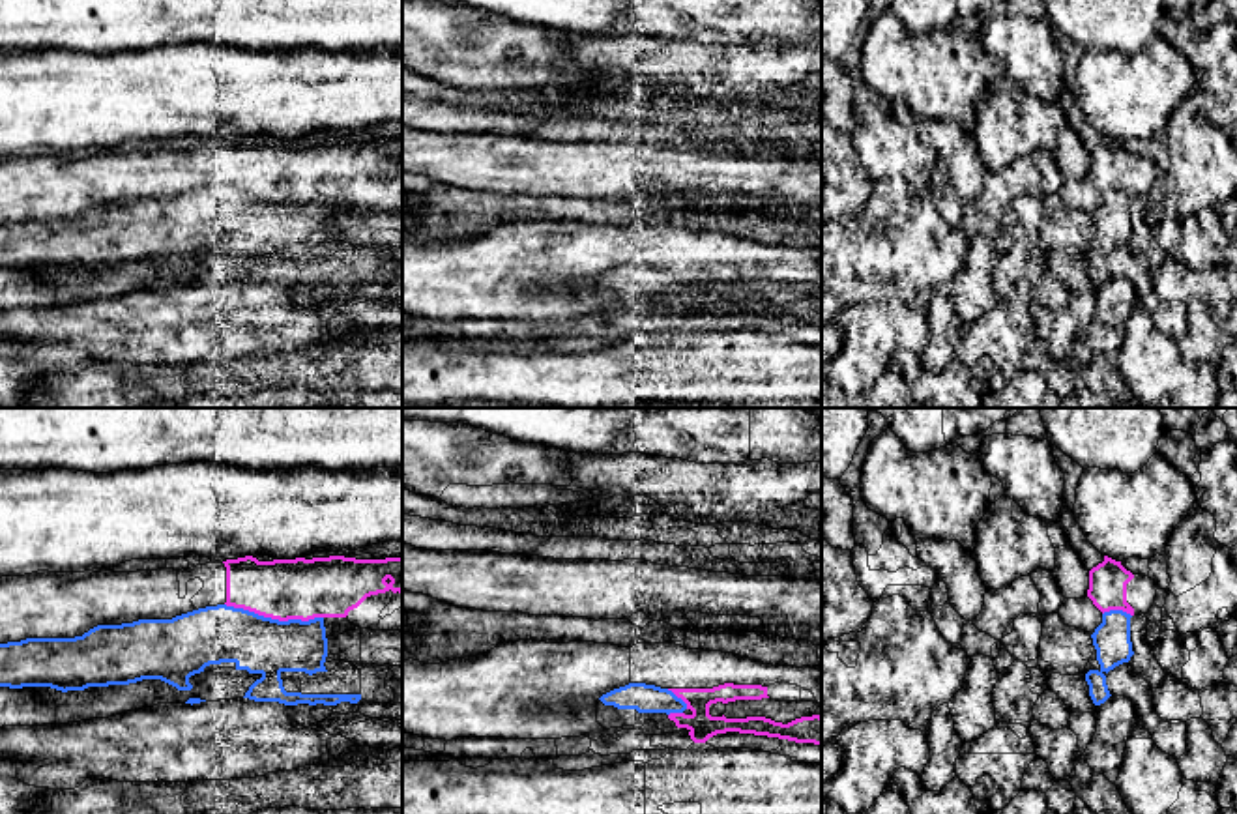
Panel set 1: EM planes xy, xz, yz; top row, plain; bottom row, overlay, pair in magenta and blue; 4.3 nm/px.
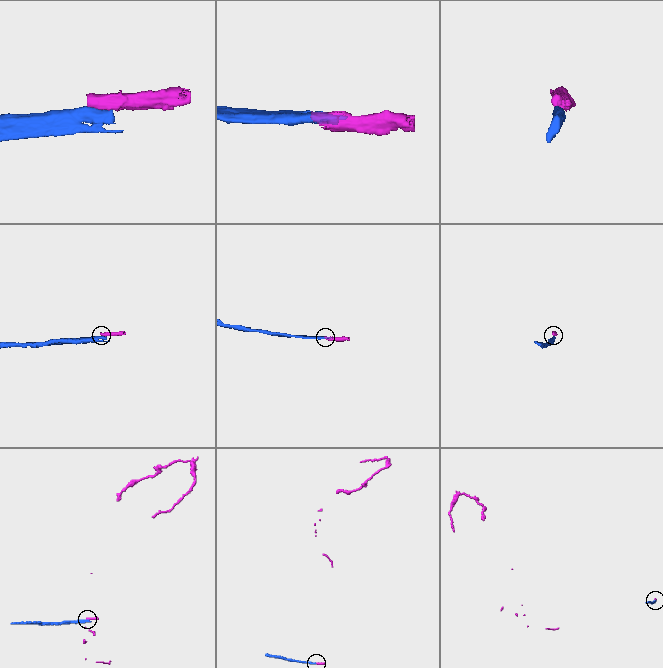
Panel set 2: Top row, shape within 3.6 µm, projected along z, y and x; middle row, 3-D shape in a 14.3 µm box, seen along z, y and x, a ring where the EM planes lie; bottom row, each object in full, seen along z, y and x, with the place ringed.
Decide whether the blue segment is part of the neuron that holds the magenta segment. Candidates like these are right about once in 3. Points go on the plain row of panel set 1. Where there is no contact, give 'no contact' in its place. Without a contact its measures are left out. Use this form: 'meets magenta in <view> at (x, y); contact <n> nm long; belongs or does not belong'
meets magenta in xy at (274, 199); contact 420 nm long; does not belong

